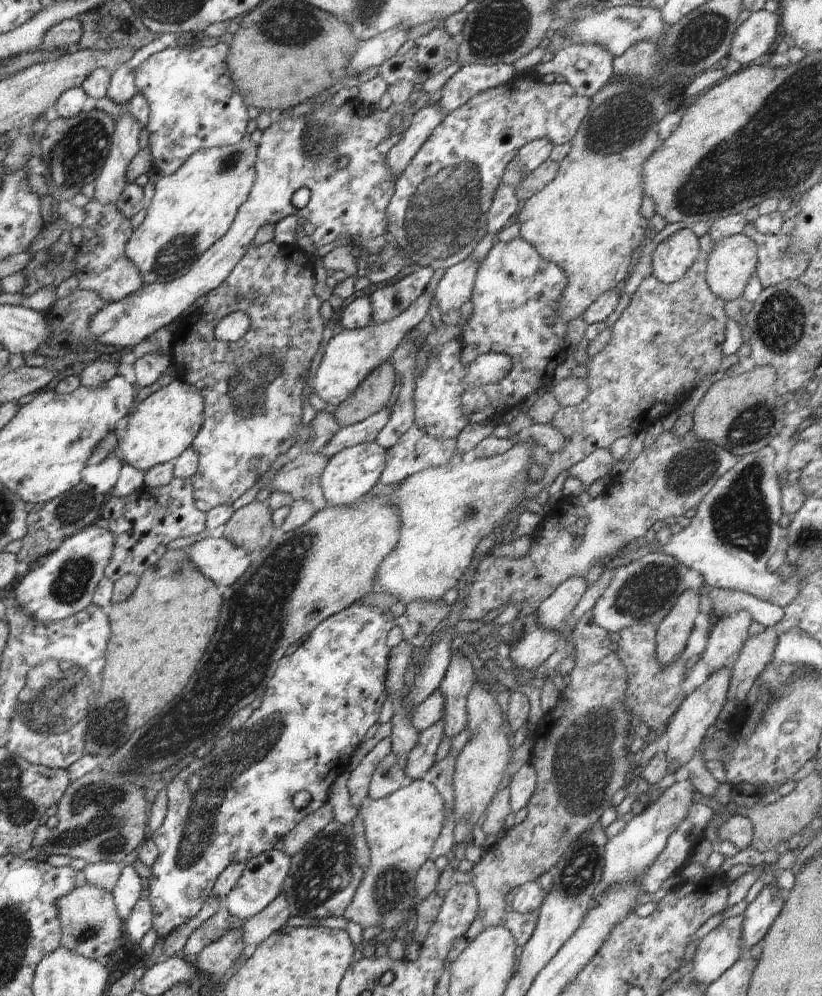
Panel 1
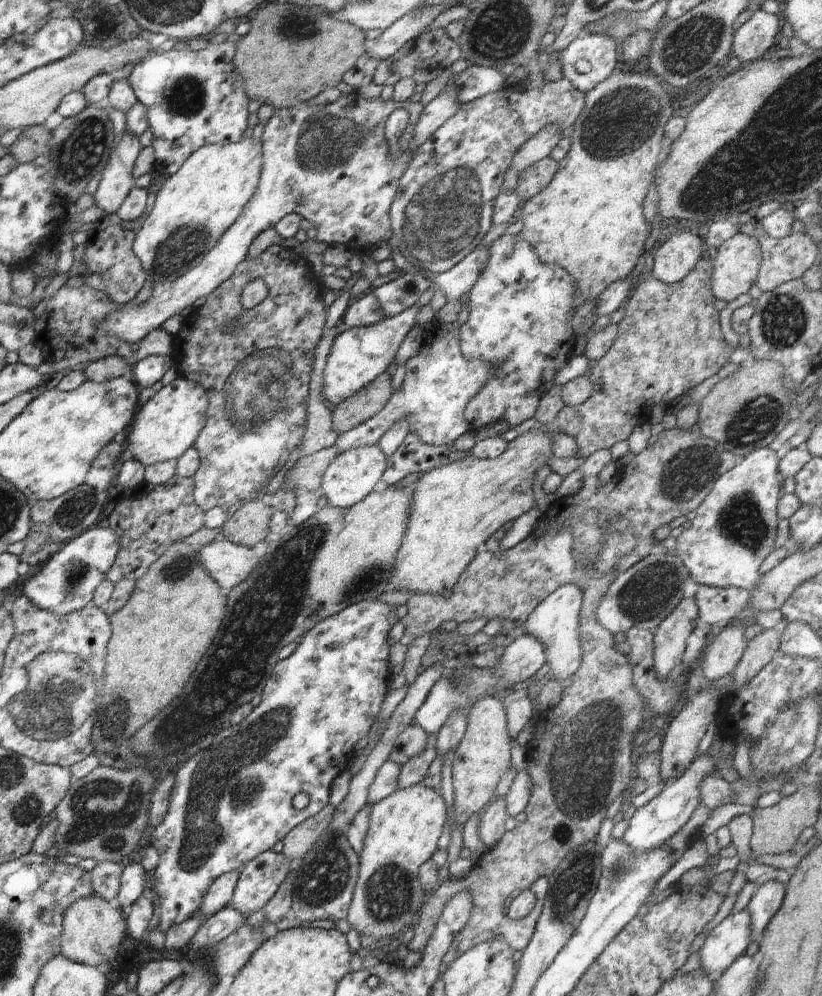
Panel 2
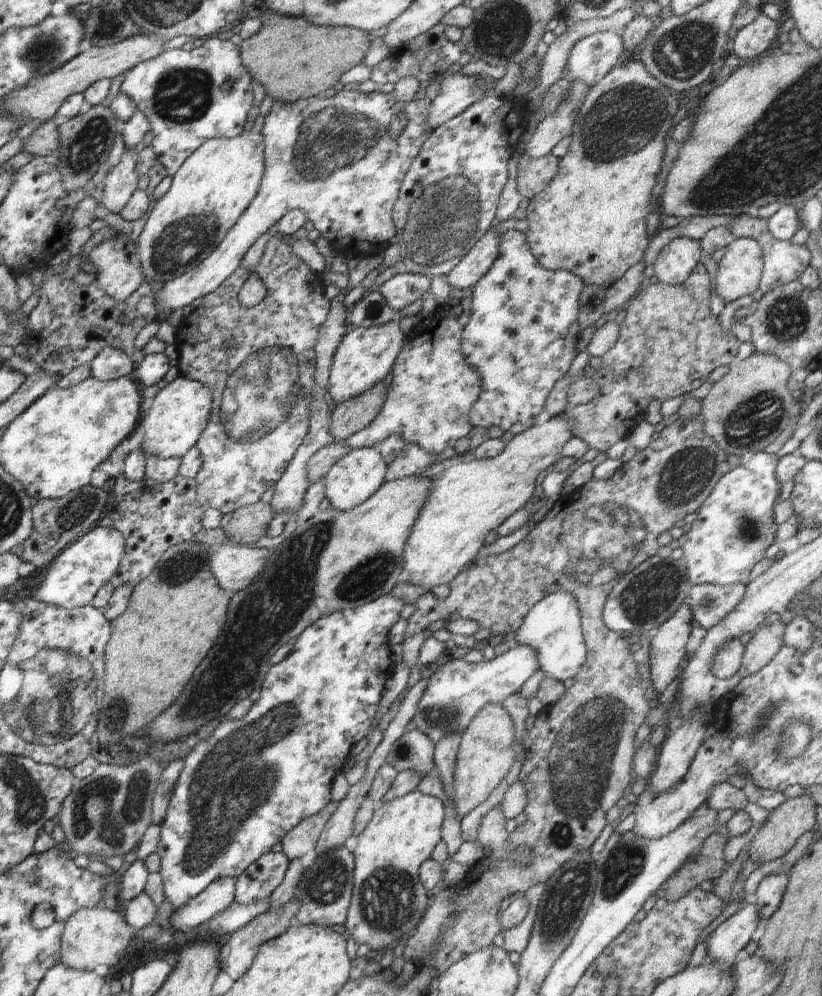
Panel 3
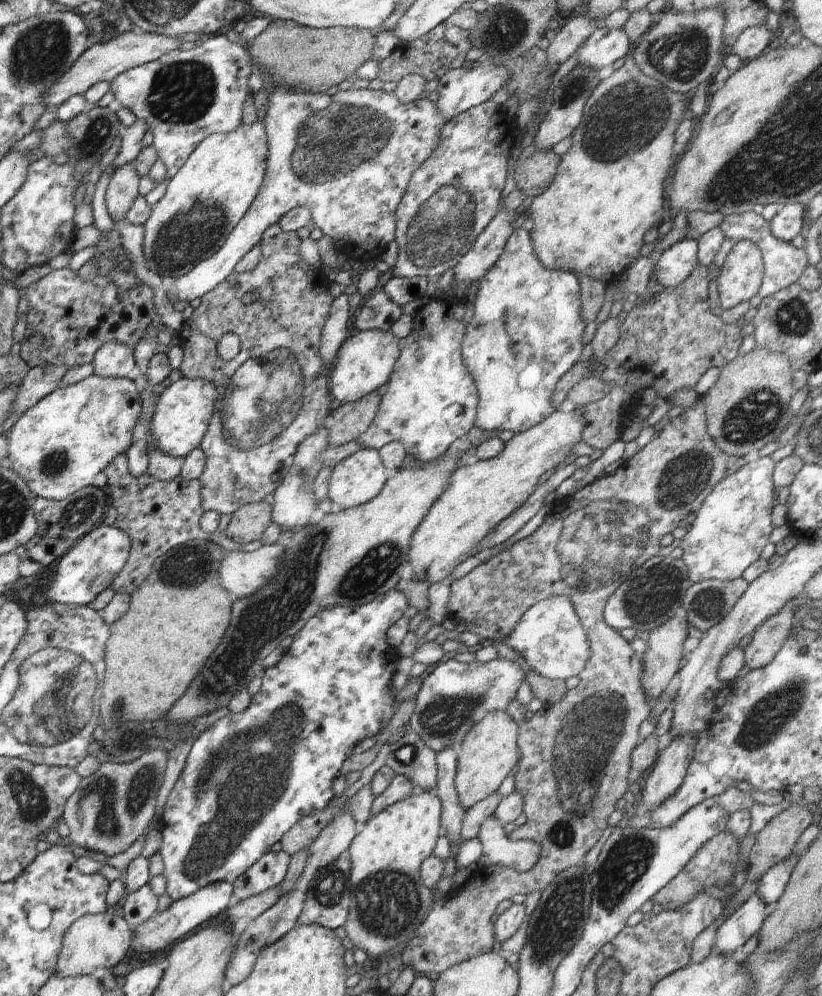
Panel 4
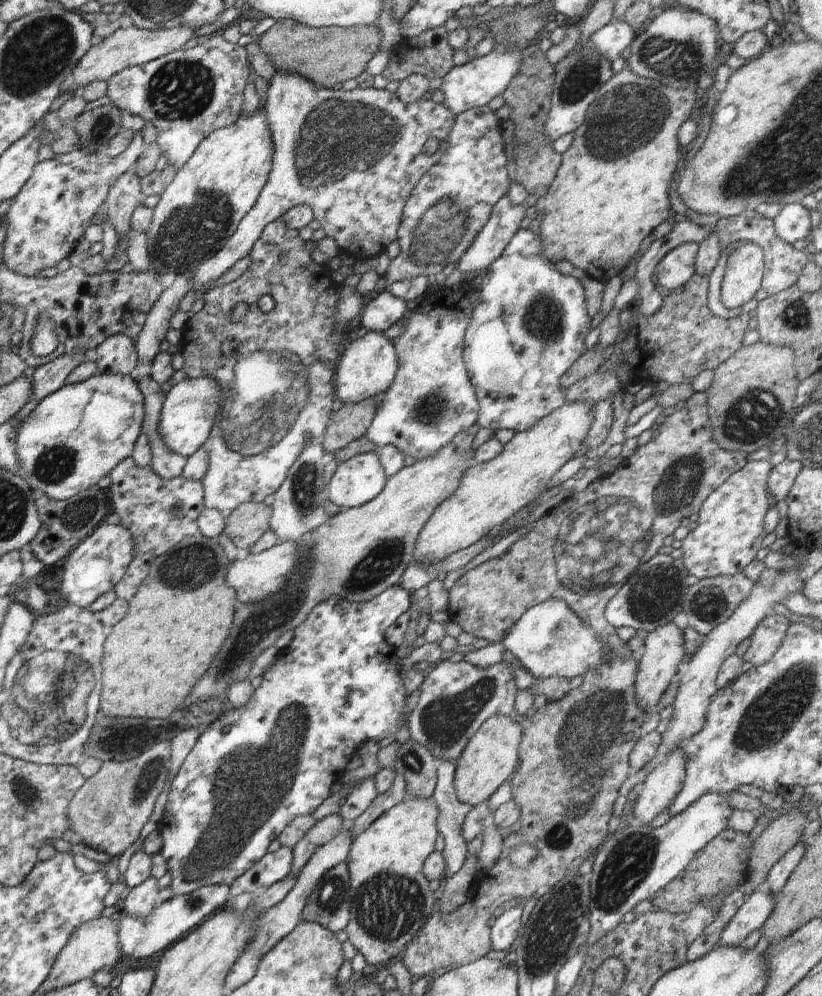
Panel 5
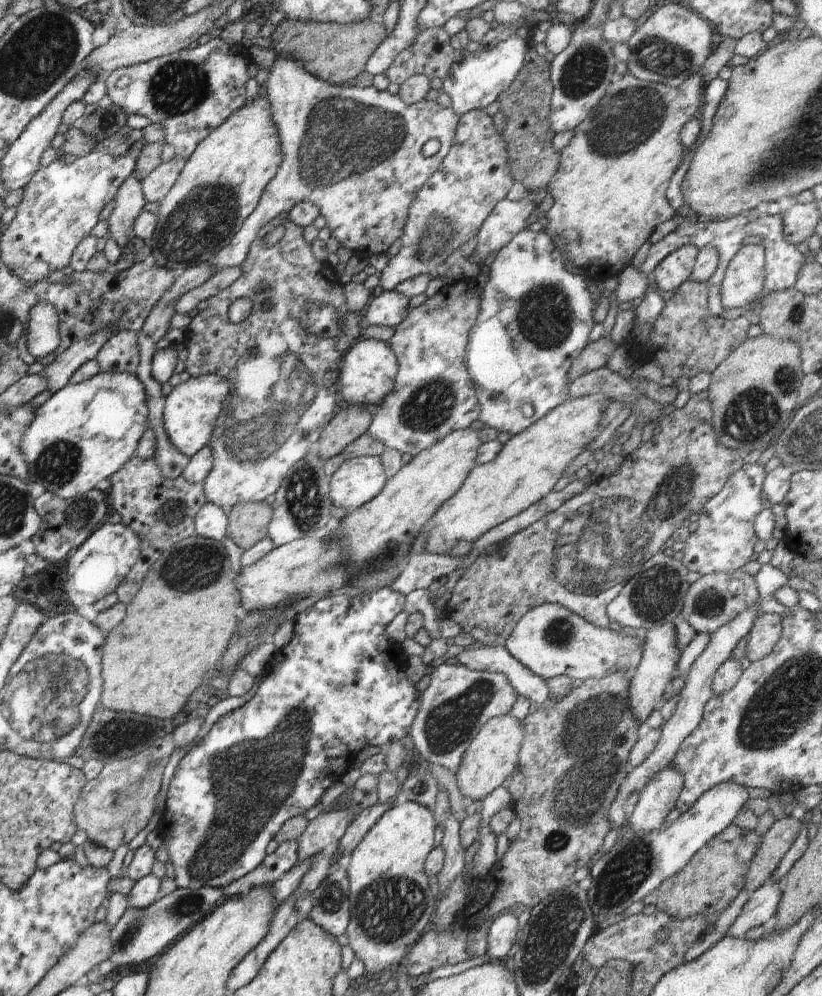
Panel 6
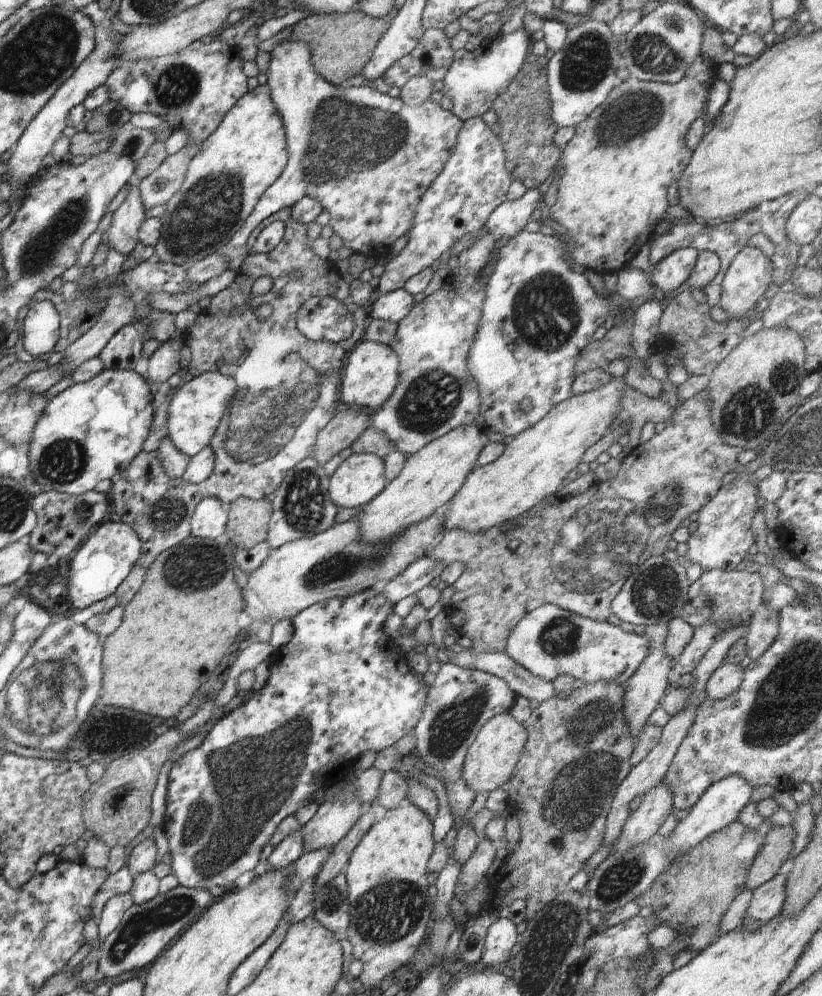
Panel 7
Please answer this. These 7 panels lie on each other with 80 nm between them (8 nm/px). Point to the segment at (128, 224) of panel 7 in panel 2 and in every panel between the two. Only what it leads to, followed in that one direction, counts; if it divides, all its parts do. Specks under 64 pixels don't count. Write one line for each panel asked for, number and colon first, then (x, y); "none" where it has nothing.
2: (118, 179)
3: (121, 182)
4: (123, 188)
5: (125, 194)
6: (129, 201)

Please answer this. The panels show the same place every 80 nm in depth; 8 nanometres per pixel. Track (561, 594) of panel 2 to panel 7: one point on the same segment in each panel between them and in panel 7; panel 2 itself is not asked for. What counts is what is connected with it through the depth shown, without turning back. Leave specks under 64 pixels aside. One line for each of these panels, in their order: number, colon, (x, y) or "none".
3: (552, 628)
4: (550, 638)
5: (550, 640)
6: (550, 641)
7: (549, 642)

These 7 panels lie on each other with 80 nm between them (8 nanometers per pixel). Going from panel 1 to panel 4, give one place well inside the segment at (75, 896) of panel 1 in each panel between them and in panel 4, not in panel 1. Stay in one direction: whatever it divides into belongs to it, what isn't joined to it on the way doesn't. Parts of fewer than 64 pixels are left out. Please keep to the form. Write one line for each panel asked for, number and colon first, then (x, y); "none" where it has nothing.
2: (93, 929)
3: (92, 937)
4: (94, 941)

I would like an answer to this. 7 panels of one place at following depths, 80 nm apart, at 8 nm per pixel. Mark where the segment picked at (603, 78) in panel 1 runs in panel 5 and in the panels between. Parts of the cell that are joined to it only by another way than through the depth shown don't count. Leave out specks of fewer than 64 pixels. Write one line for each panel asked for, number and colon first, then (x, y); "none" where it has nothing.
2: (589, 59)
3: (593, 57)
4: (604, 46)
5: (612, 39)

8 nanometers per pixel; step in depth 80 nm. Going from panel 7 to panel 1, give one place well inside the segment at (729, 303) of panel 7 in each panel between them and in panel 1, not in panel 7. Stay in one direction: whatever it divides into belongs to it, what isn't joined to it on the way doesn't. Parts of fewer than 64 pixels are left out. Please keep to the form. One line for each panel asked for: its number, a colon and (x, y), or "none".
1: (734, 259)
2: (735, 269)
3: (739, 271)
4: (740, 276)
5: (744, 271)
6: (744, 279)

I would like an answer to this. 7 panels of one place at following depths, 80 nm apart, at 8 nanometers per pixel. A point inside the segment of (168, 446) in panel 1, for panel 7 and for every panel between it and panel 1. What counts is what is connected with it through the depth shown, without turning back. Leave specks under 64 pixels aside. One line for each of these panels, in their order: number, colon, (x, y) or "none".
2: (162, 429)
3: (179, 413)
4: (183, 411)
5: (190, 409)
6: (192, 409)
7: (194, 413)

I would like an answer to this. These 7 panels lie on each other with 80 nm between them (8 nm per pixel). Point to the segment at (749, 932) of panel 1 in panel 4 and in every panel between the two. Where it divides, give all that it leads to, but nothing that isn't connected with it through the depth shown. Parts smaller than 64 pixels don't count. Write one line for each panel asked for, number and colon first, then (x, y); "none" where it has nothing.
2: (765, 902)
3: (769, 893)
4: (772, 883)

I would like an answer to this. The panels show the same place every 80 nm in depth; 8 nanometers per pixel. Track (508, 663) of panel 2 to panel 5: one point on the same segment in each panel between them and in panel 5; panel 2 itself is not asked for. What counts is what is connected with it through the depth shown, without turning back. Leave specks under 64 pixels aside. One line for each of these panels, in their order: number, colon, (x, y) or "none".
3: (457, 691)
4: (456, 695)
5: (455, 699)

